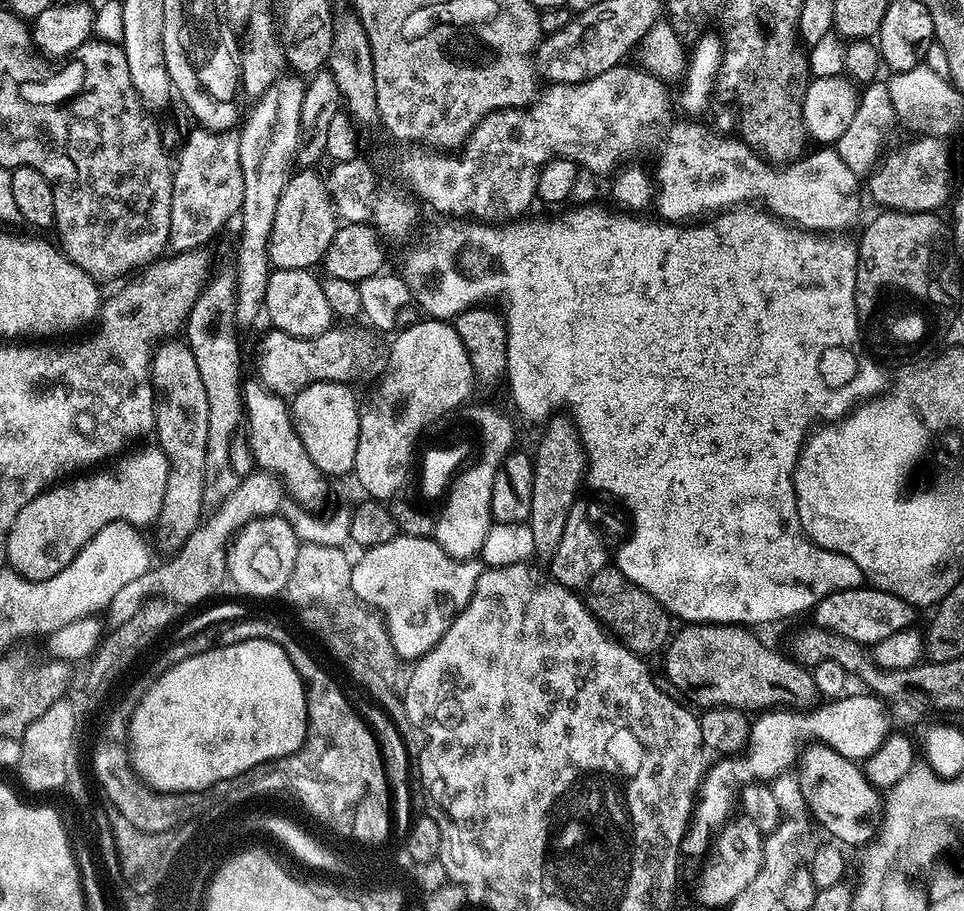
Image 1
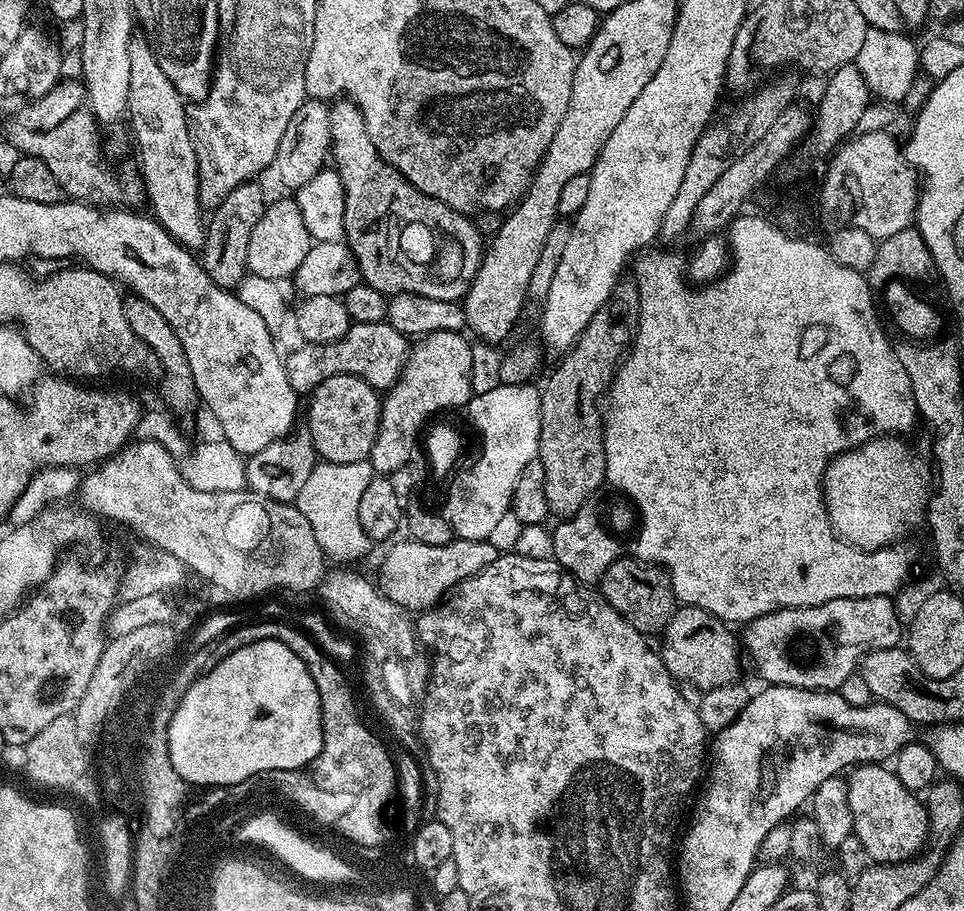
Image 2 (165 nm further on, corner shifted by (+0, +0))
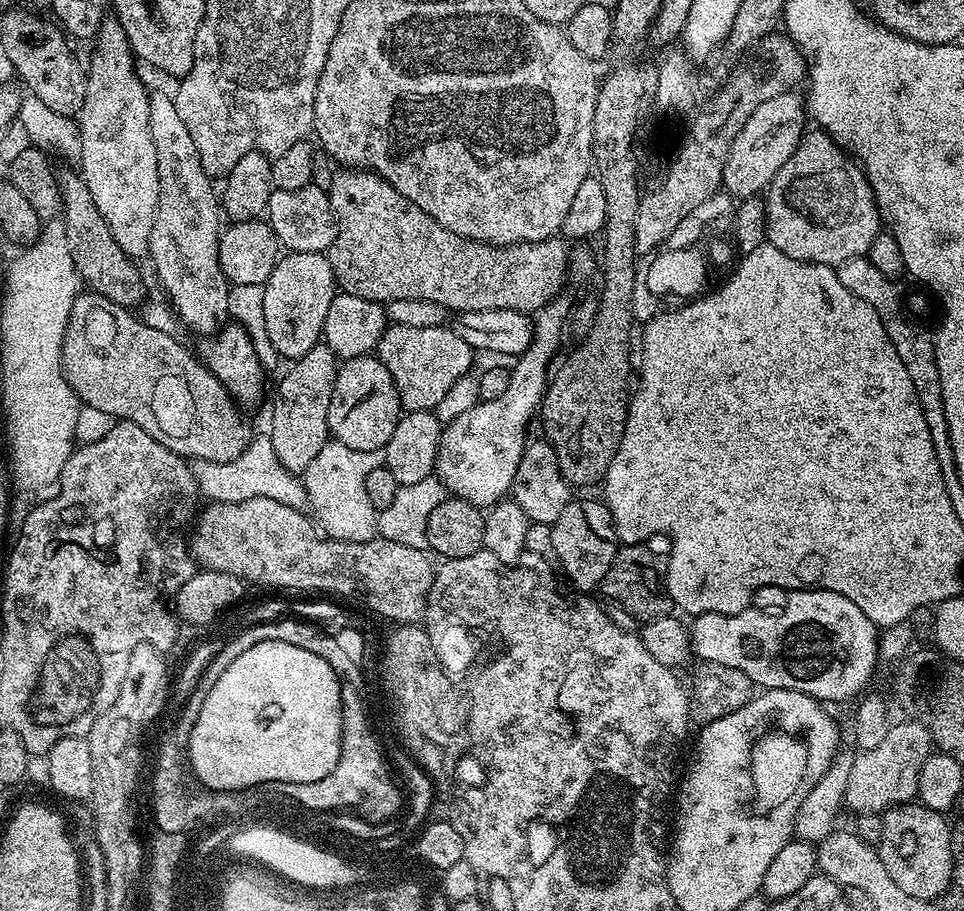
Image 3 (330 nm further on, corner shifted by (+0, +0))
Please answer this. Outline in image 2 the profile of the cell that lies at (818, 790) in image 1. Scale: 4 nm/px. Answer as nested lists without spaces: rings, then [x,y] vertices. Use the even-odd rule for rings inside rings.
[[[883,763],[857,764],[847,773],[846,787],[848,789],[848,809],[852,815],[852,830],[862,842],[869,861],[878,864],[903,864],[904,861],[913,859],[916,852],[924,844],[924,839],[930,836],[930,825],[928,822],[928,810],[922,803],[921,797],[914,794],[913,789],[902,786],[895,771]]]

